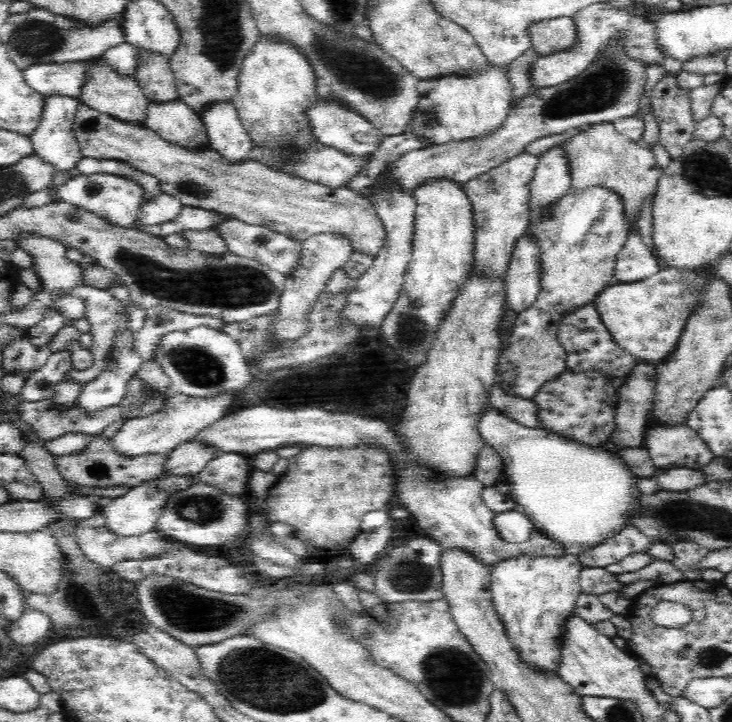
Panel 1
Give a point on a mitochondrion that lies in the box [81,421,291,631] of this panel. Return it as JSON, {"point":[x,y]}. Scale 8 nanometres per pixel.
{"point":[202,508]}

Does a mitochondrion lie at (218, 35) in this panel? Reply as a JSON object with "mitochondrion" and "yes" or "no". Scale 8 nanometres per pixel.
{"mitochondrion":"yes"}

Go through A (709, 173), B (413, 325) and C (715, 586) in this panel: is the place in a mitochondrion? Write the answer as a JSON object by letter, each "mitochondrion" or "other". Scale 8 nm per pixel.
{"A":"mitochondrion","B":"mitochondrion","C":"other"}

